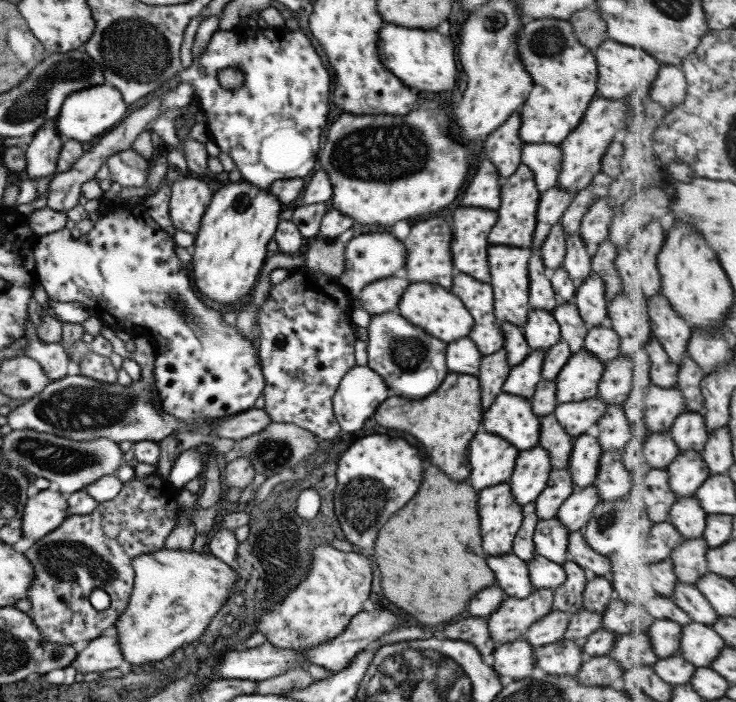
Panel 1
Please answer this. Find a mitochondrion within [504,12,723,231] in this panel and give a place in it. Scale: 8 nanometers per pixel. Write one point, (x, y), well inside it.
(549, 41)

